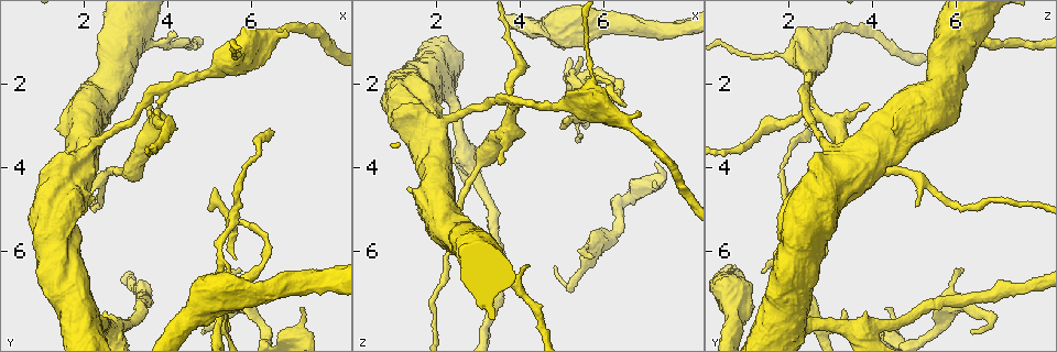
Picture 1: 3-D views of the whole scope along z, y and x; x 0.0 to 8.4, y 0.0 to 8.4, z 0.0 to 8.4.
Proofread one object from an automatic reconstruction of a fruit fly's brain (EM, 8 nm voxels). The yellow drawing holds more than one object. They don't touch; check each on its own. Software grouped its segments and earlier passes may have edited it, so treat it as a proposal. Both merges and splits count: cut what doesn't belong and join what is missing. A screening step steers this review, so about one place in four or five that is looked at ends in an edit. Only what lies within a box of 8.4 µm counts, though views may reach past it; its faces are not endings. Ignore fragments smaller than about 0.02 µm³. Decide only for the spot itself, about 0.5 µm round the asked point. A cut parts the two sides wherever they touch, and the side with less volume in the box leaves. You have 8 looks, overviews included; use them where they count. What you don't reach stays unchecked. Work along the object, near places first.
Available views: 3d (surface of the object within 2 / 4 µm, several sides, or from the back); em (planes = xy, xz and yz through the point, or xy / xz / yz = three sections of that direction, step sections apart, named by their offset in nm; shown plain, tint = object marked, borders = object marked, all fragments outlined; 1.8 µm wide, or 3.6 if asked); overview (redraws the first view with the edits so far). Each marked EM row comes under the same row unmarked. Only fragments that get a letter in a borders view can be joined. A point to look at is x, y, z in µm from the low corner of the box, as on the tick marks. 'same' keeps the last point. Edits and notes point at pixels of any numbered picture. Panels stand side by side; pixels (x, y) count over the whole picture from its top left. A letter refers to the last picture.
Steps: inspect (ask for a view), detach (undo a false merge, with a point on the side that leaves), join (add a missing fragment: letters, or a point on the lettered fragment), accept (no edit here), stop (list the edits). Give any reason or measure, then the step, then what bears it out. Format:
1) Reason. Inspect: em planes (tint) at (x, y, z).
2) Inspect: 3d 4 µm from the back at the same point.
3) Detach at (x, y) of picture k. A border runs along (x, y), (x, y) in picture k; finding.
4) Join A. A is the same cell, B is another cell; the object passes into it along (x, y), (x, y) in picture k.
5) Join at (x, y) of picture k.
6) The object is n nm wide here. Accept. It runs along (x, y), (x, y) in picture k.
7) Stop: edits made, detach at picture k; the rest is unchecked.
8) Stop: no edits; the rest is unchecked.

Free end. Inspect: em planes (borders) at (5.70, 6.40, 6.15).

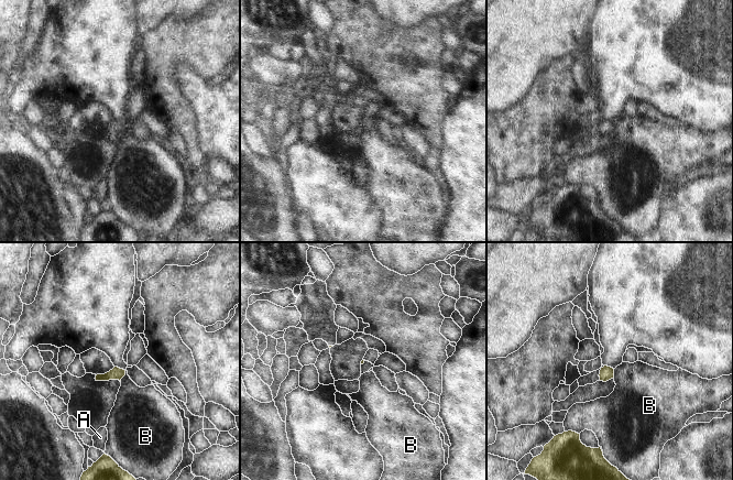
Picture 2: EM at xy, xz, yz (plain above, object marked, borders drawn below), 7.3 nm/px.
Accept. A and B are other cells; a border runs along (126, 370), (120, 381) in picture 2; no lettered fragment goes on from it.

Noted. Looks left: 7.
Free end. Inspect: em planes (borders) at (6.55, 3.15, 2.50).

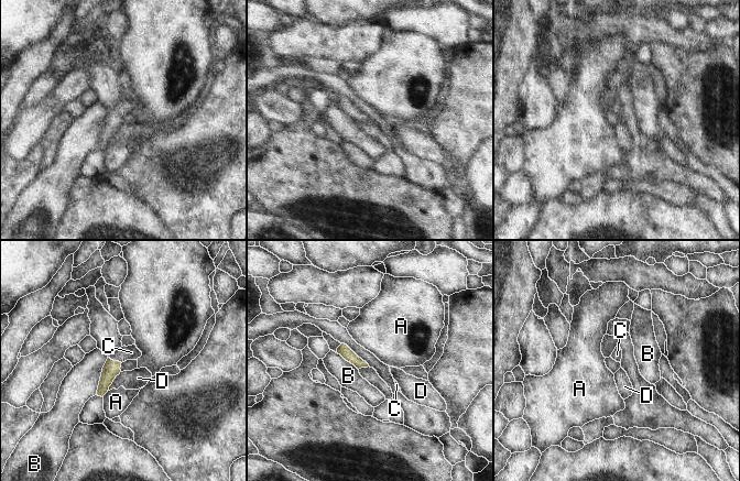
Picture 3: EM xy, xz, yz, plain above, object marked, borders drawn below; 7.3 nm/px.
The object is 80 nm wide here. Join C. C is the same cell, A, B and D are other cells; the object passes into it along (111, 369), (115, 361), (131, 352) in picture 3; the neuron continues.

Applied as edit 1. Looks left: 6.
Redraw. Inspect: overview.

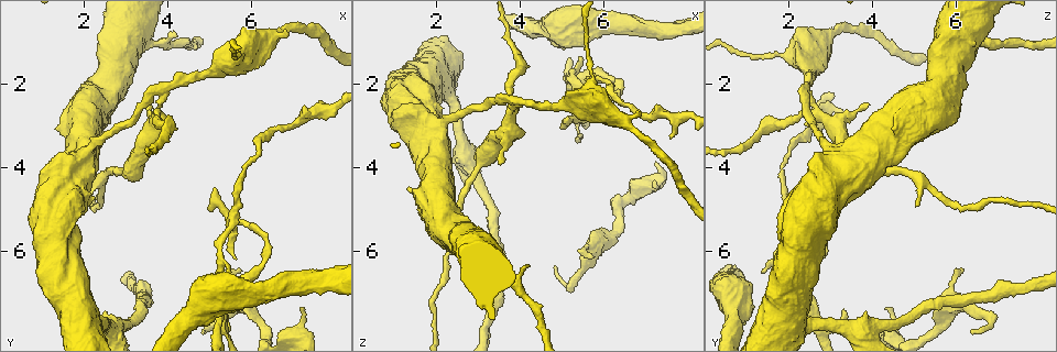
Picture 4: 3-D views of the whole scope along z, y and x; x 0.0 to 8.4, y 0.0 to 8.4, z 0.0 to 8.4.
Thick turns thin. Inspect: 3d 4 µm at (3.10, 4.00, 3.95).

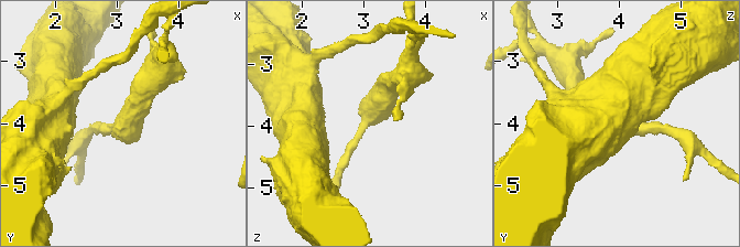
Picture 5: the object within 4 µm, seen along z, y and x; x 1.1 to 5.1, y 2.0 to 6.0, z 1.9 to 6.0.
Shape alone is not enough. Inspect: em planes (borders) at (3.05, 4.05, 4.00).

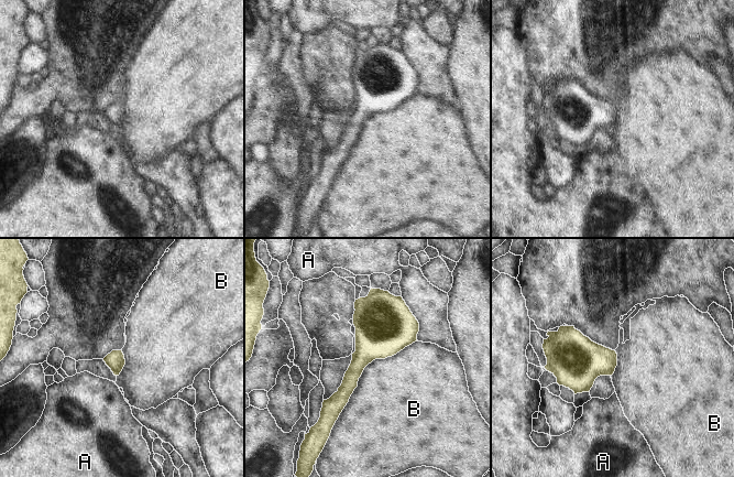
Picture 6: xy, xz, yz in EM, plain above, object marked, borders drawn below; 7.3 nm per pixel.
The object is 140 nm wide here. Accept. A and B are other cells; one neuron here.

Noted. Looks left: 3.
Stop: edits made, join at picture 3; the rest is unchecked.

